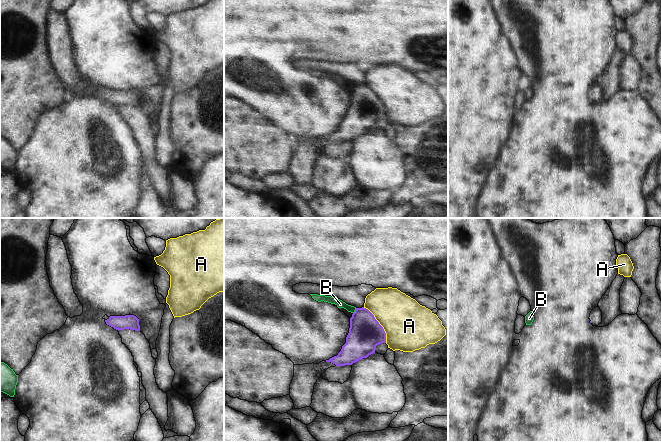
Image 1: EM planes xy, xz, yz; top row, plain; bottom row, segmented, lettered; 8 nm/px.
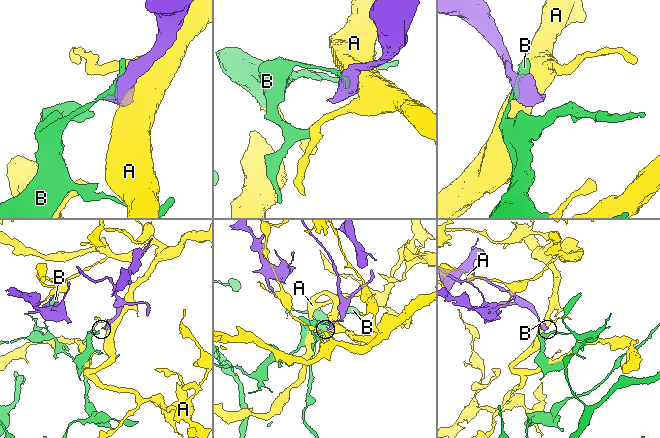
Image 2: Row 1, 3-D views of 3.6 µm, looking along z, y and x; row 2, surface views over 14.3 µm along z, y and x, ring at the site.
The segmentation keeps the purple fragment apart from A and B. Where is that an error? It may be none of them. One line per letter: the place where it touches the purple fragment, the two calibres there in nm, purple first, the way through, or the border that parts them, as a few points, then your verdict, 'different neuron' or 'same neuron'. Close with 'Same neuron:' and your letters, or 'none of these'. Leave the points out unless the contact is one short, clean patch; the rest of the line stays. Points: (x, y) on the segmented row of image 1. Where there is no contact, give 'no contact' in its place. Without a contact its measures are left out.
A: meets purple in xz at (379, 324); 280 nm thick on the purple side, 400 nm on the other; different neuron
B: meets purple in xz at (355, 311); 280 nm thick on the purple side, 60 nm on the other; border along xz (356, 308), (353, 313); different neuron
Same neuron: none of these

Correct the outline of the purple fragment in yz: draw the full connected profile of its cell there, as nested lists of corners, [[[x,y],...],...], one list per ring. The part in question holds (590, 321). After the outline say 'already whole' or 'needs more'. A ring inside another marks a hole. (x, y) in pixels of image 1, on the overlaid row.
[[[598,306],[595,307],[591,311],[589,319],[590,319],[590,323],[593,326],[598,326],[599,324],[601,324],[601,322],[602,322],[602,312],[601,312],[601,310]]] | needs more

